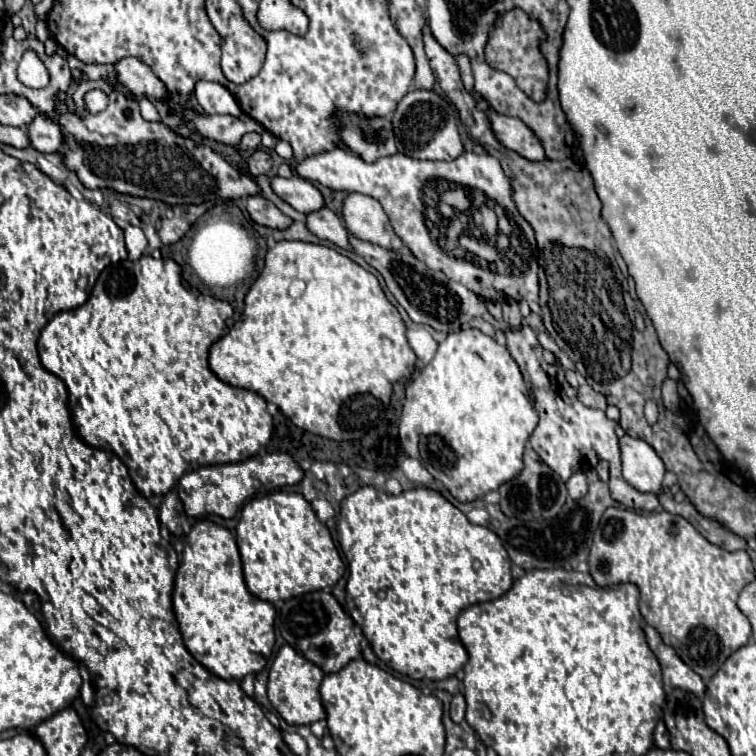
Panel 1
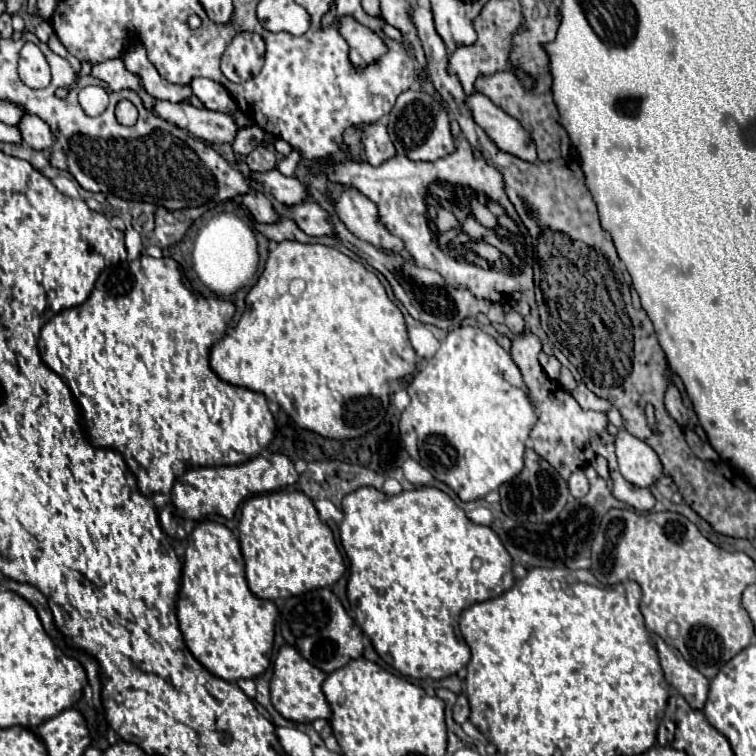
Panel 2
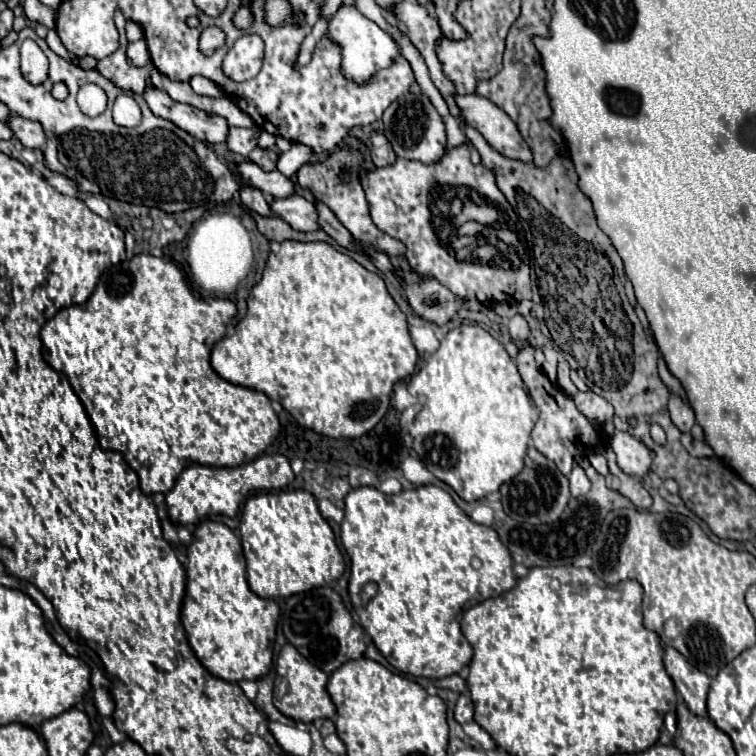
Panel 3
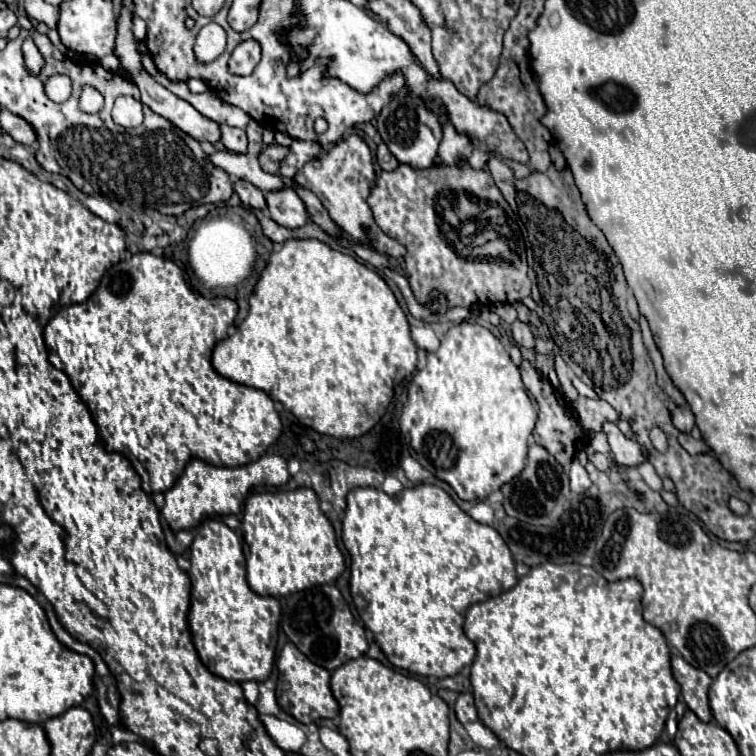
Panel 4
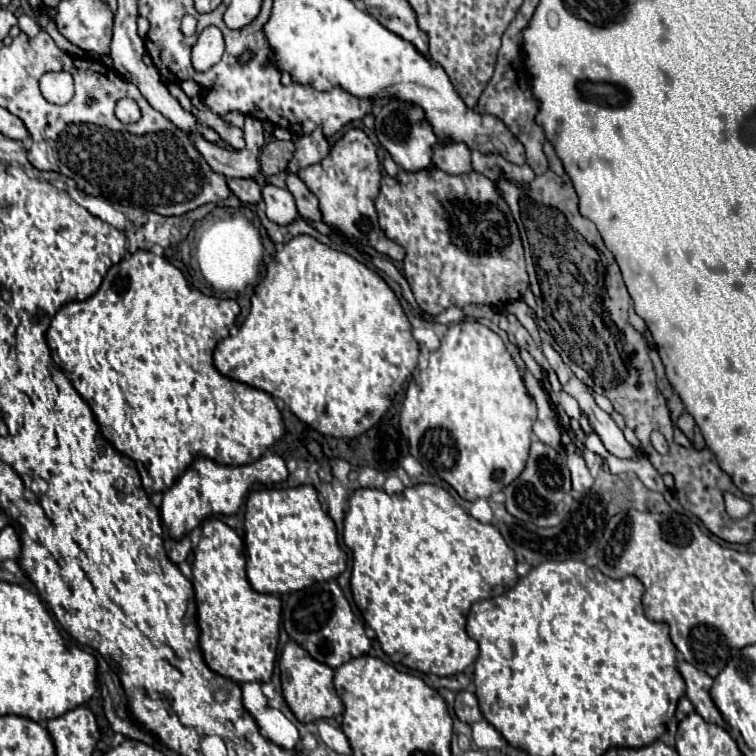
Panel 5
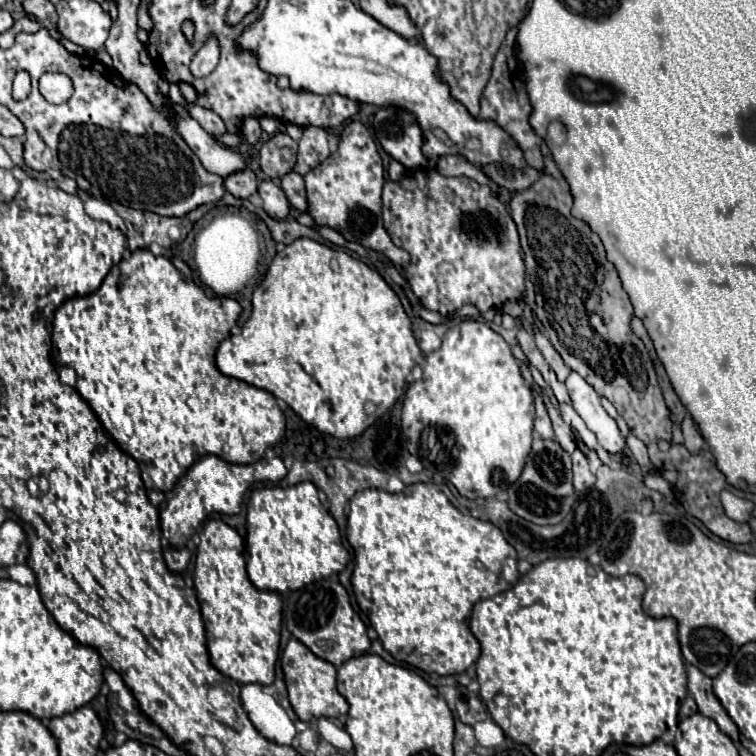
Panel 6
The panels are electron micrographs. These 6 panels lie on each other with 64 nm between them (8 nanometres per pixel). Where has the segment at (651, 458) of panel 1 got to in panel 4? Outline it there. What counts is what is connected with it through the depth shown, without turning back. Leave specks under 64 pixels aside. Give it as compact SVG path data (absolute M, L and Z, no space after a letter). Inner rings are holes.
M604 422L602 424L602 432L606 434L610 450L612 450L612 456L614 456L614 460L618 464L622 464L622 466L636 466L636 464L640 464L640 462L646 460L644 448L636 440L628 440L620 432L620 428L616 424Z

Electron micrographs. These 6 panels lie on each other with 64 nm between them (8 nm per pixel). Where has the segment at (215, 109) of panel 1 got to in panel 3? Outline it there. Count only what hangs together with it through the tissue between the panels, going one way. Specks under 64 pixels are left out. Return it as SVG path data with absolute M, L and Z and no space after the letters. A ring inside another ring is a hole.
M194 76L194 78L190 80L190 86L192 86L192 90L194 90L196 94L202 94L202 96L224 96L222 90L220 90L212 80L208 80L208 78L204 78L204 76Z

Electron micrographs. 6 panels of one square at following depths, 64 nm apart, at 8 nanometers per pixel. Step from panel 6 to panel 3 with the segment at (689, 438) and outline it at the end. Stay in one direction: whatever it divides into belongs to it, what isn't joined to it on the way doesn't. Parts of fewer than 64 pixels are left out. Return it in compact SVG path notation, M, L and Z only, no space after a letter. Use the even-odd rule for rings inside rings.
M670 394L668 410L674 426L682 428L682 432L690 432L690 428L694 426L694 410L688 404L684 404L676 394Z

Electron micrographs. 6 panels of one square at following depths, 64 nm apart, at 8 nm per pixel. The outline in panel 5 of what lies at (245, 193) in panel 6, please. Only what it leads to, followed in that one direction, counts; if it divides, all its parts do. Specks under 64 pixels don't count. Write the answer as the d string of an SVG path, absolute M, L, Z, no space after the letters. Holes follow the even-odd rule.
M230 178L228 188L234 196L238 196L244 204L254 204L262 198L260 184L252 178Z

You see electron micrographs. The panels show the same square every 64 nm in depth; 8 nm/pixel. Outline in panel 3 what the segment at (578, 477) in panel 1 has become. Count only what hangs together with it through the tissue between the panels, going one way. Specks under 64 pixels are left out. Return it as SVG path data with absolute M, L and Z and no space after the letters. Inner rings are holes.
M576 464L570 472L570 492L572 492L572 496L582 496L588 490L590 490L590 480L584 474L584 470Z

